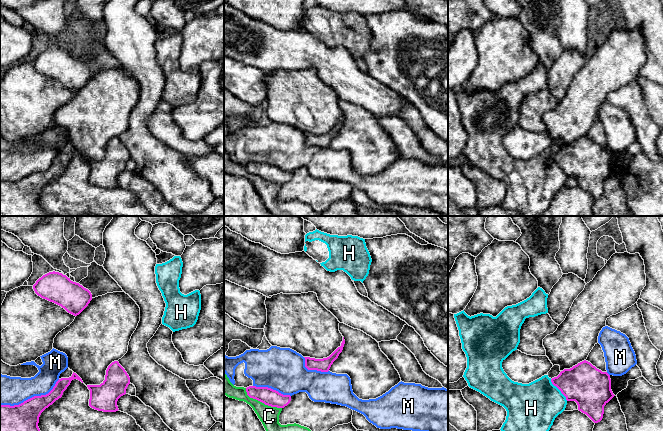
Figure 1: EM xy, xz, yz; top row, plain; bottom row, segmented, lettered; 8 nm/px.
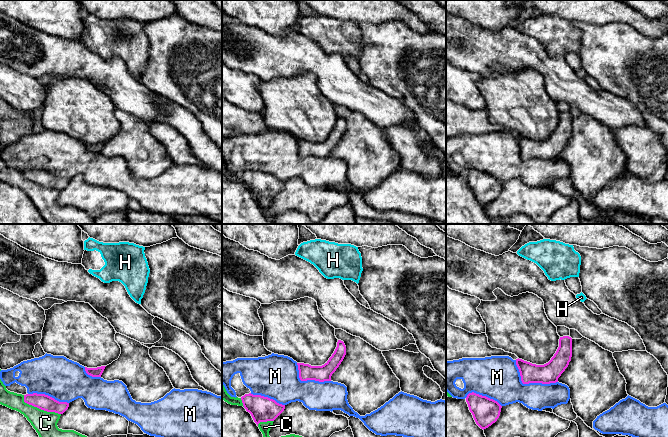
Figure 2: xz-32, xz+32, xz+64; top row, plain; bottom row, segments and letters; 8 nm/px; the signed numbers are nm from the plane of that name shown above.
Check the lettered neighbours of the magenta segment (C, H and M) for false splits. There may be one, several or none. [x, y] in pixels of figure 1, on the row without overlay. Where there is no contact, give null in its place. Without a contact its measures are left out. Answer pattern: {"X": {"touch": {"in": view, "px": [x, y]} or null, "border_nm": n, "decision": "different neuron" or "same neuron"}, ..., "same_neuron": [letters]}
{"C": {"touch": {"in": "xz", "px": [261, 177]}, "border_nm": 340, "decision": "different neuron"}, "H": {"touch": {"in": "yz", "px": [559, 165]}, "border_nm": 220, "decision": "different neuron"}, "M": {"touch": {"in": "xy", "px": [30, 174]}, "border_nm": 500, "decision": "different neuron"}, "same_neuron": []}

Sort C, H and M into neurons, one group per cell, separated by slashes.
C / H / M

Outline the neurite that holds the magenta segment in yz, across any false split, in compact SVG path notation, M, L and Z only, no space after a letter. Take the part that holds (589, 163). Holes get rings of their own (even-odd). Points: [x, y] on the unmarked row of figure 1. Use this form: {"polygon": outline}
{"polygon": "M586 136L564 145L551 158L567 177L575 177L578 186L594 199L602 196L604 182L615 172L611 166L610 151Z"}

